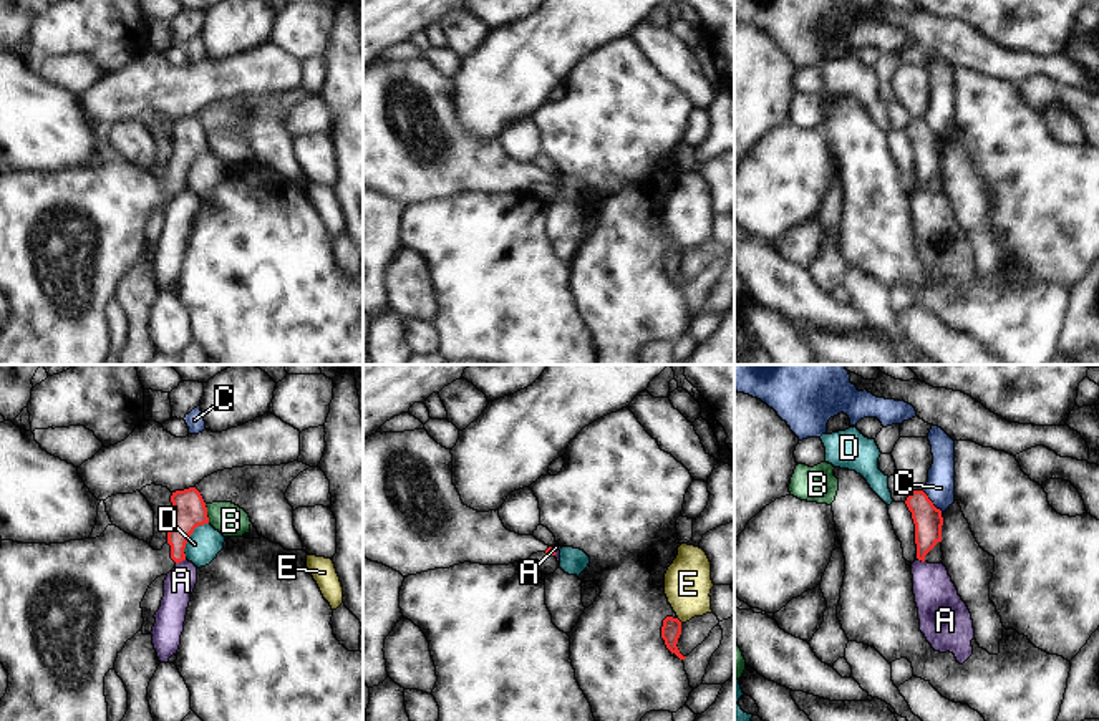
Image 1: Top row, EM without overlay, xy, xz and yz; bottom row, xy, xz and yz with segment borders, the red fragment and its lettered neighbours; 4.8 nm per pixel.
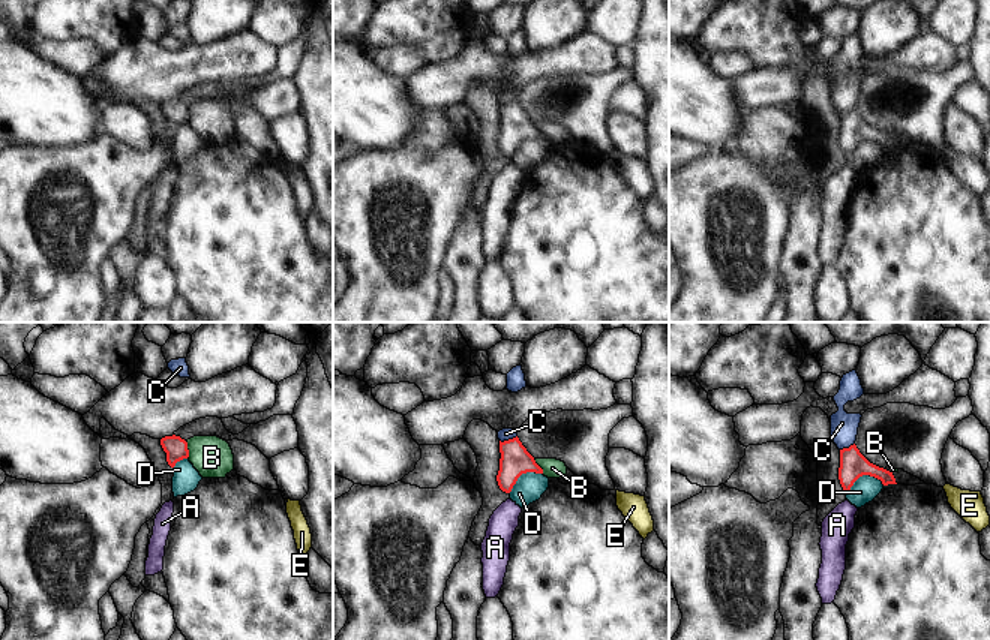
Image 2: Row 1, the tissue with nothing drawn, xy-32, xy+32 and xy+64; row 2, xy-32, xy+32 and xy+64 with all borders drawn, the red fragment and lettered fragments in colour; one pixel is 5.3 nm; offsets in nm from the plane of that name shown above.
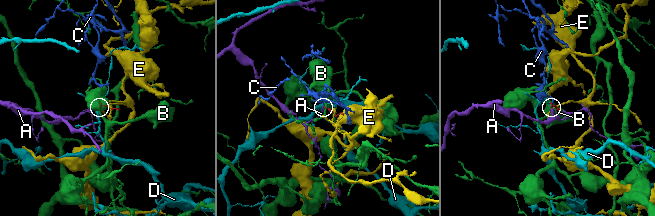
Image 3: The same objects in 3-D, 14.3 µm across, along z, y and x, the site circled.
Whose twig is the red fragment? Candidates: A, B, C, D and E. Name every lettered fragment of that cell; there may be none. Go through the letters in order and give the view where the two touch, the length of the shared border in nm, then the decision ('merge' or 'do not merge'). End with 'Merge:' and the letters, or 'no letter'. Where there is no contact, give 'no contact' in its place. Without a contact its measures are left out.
A: xy | 60 nm | do not merge
B: xy | 100 nm | do not merge
C: yz | 150 nm | do not merge
D: xy | 200 nm | do not merge
E: xz | 40 nm | do not merge
Merge: no letter

